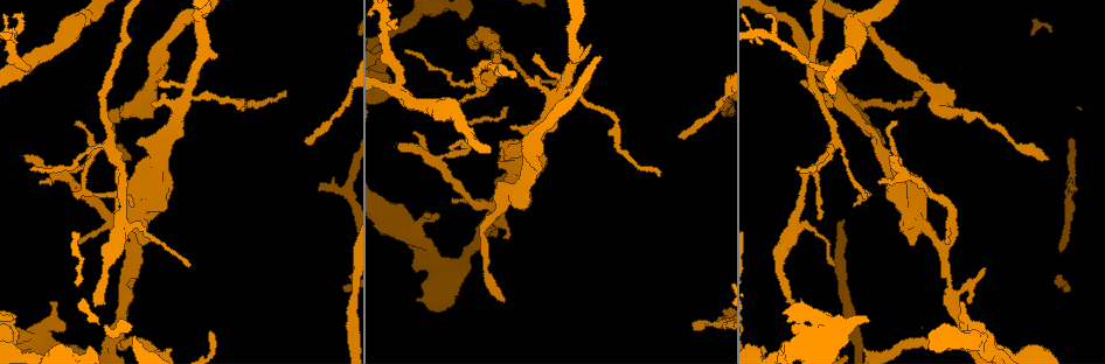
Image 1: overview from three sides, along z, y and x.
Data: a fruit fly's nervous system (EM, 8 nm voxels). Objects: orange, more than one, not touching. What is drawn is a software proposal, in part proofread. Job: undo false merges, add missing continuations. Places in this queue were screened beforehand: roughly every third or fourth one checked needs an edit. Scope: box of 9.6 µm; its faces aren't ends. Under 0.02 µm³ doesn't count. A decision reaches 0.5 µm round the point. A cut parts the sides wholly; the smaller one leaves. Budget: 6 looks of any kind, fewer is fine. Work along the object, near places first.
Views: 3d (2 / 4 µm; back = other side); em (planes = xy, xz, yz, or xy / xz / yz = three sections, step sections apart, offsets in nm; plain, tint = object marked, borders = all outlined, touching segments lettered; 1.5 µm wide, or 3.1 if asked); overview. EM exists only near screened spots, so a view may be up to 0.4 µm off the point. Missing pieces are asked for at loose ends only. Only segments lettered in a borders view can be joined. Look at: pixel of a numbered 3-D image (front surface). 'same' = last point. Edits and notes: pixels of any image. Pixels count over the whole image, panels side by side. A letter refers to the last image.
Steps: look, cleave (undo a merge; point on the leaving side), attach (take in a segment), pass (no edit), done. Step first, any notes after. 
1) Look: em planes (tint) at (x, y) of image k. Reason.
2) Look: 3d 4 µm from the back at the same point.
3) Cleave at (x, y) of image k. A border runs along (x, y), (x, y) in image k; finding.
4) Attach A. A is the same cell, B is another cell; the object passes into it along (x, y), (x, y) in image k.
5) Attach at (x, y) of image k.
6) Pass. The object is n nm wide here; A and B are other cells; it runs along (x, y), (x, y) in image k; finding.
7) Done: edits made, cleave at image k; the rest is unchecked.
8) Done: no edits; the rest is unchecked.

Look: em yz step 8 (borders) at (765, 16) of image 1. Thin end.

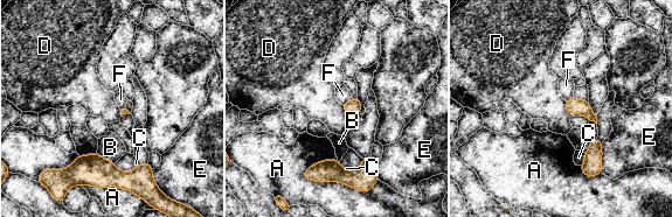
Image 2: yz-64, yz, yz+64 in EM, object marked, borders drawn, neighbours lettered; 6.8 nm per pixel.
Pass. A, B, C, D, E and F are other cells; no lettered segment goes on from it.

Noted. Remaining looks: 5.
Look: em planes (borders) at (396, 93) of image 1.

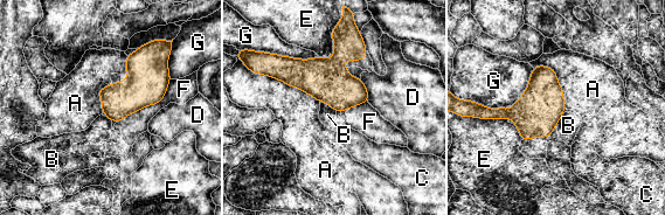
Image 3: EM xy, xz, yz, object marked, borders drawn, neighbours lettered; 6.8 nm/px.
Pass. A, B, C, D, E, F and G are other cells; a border runs along (126, 55), (102, 112) in image 3; all the same neuron.

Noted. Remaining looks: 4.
Look: em planes (tint) at (789, 236) of image 1. Calibre changes.

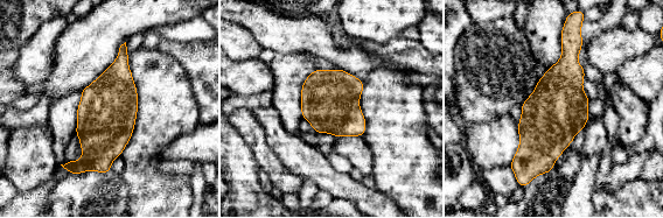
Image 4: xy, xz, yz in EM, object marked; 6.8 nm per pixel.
Look: em planes (borders) at the same point. What lies round it.

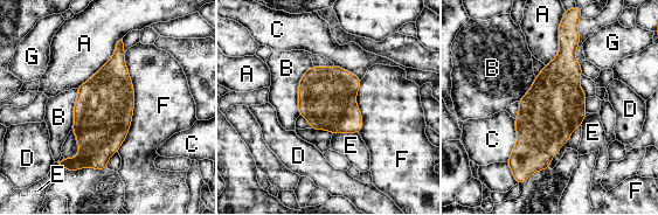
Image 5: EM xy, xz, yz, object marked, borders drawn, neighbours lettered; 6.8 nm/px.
Pass. The object is 400 nm wide here; A, B, C, D, E, F and G are other cells; one neuron here.

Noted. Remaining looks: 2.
Done: no edits; the rest is unchecked.

